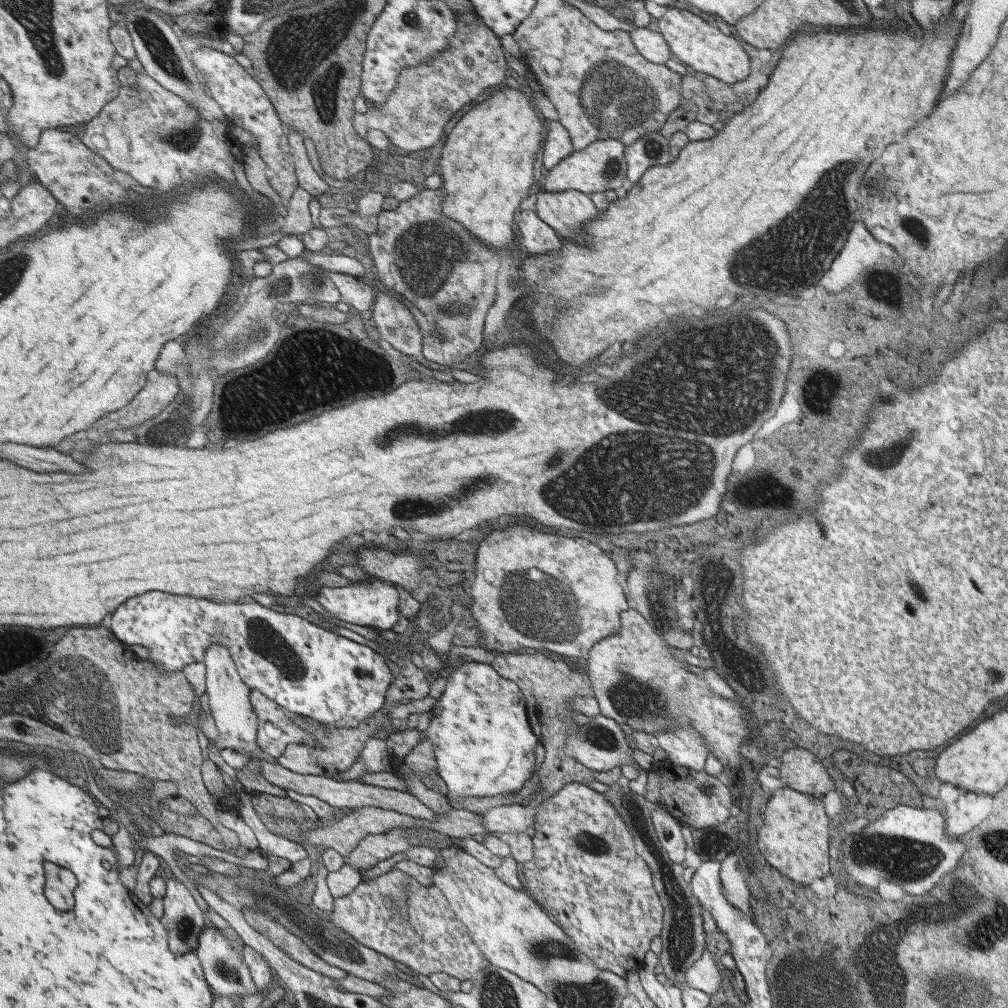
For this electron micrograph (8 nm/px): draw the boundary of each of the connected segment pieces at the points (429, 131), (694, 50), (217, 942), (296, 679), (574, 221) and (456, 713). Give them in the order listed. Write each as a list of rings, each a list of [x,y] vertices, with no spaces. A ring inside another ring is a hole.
[[[460,17],[457,21],[457,30],[450,37],[450,44],[442,51],[438,52],[433,59],[425,61],[418,66],[407,66],[398,75],[398,81],[394,91],[380,104],[380,106],[369,106],[369,114],[365,116],[367,126],[371,129],[383,130],[383,134],[389,138],[393,146],[398,146],[407,152],[424,150],[437,144],[443,136],[443,128],[449,122],[449,118],[463,108],[463,104],[475,100],[483,90],[499,84],[505,76],[505,60],[503,60],[503,50],[499,40],[493,36],[493,31],[487,28],[481,19],[474,19],[472,22],[462,22]]]
[[[667,8],[658,19],[659,34],[667,43],[675,60],[690,66],[694,71],[713,76],[727,84],[748,78],[750,73],[749,57],[743,47],[732,35],[721,34],[721,31],[705,24],[703,19],[683,9]]]
[[[214,925],[206,927],[200,934],[199,942],[195,952],[203,961],[203,968],[207,973],[207,982],[211,984],[211,988],[215,993],[240,1000],[241,996],[249,996],[249,994],[260,992],[254,981],[250,966],[244,959],[244,954],[237,953],[233,940],[227,938],[220,928],[215,928]]]
[[[147,592],[123,604],[117,610],[117,616],[113,614],[109,628],[127,645],[140,644],[146,647],[150,651],[147,661],[170,673],[182,671],[188,664],[204,662],[207,649],[212,644],[227,645],[243,682],[249,688],[261,692],[293,713],[303,714],[322,724],[333,724],[339,728],[357,728],[365,718],[381,710],[385,690],[391,680],[391,672],[377,651],[373,652],[359,642],[311,624],[309,620],[296,616],[296,610],[281,614],[251,599],[219,604],[191,596]]]
[[[578,190],[536,192],[534,213],[558,234],[559,238],[584,243],[583,224],[595,216],[595,206],[586,193]]]
[[[469,659],[462,660],[448,677],[443,693],[437,698],[437,706],[430,710],[433,717],[422,731],[423,738],[432,744],[437,774],[447,787],[446,798],[459,806],[460,800],[467,796],[515,794],[531,776],[536,759],[533,748],[537,744],[527,724],[521,690],[513,681],[501,678],[491,665]]]

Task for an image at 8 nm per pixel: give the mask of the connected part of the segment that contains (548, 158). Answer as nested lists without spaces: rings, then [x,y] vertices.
[[[545,118],[544,122],[547,128],[547,137],[546,143],[543,144],[542,158],[543,166],[549,169],[567,158],[567,155],[571,154],[574,148],[561,122],[545,120]]]

